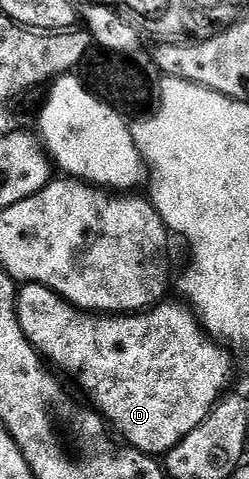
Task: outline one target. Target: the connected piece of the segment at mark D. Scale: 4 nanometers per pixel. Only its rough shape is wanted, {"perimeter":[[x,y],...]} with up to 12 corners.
{"perimeter":[[21,284],[23,334],[157,458],[230,391],[184,303],[94,314]]}

